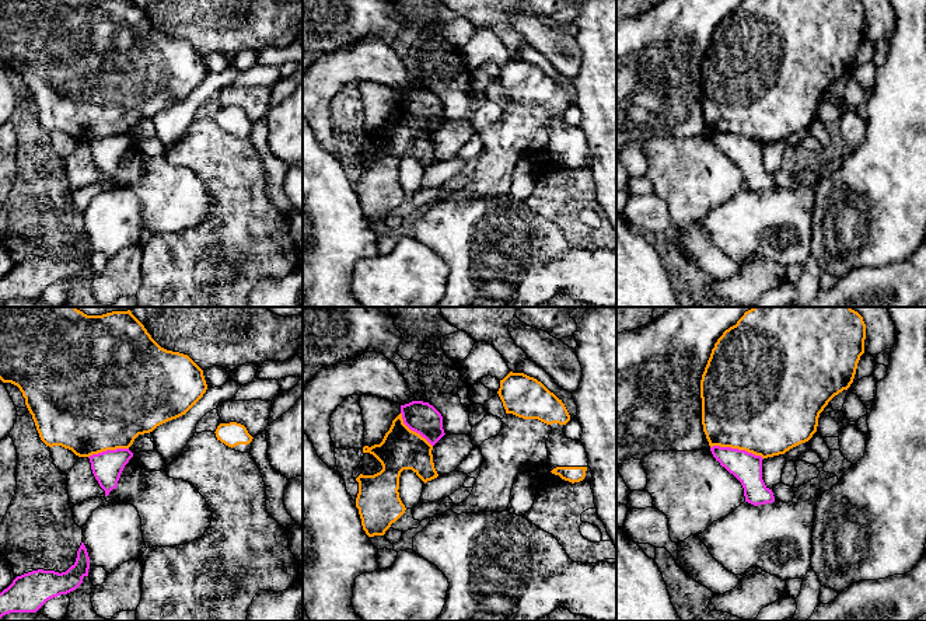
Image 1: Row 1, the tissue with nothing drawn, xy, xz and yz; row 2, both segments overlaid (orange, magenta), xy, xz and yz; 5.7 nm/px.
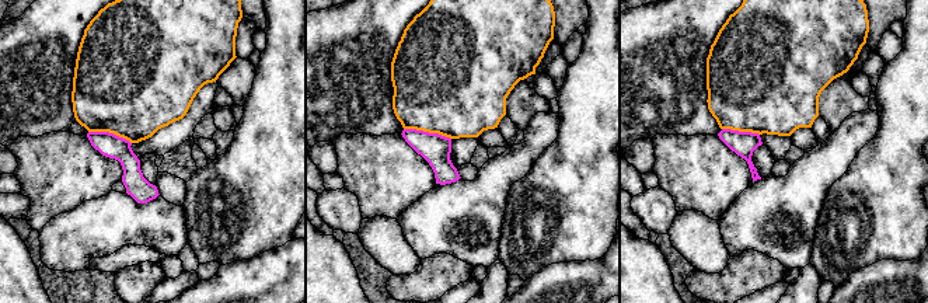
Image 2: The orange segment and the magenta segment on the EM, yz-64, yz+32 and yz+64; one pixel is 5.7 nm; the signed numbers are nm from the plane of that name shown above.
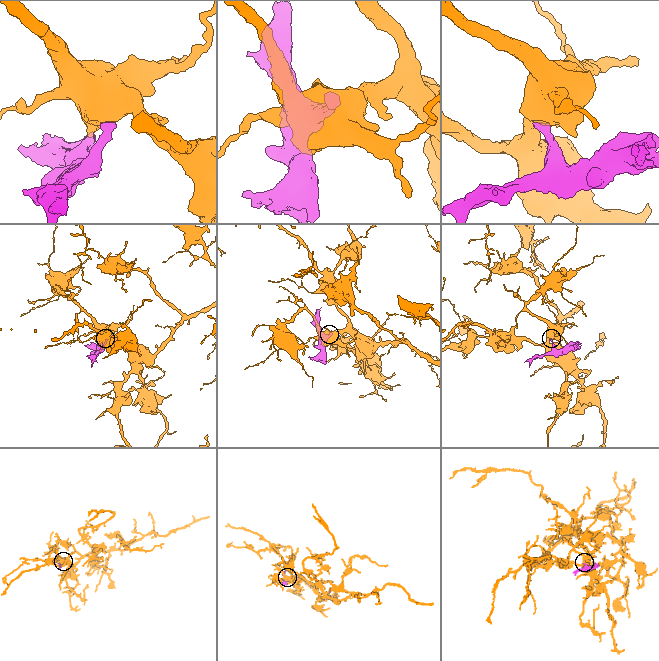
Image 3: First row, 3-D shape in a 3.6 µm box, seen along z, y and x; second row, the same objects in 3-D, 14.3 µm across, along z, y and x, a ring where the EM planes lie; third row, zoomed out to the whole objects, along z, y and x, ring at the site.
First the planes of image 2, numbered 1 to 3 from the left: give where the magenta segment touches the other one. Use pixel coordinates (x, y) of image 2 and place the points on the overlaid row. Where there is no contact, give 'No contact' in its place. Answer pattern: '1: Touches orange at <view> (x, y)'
1: Touches orange at yz-64 (110, 132)
2: Touches orange at yz+32 (428, 131)
3: Touches orange at yz+64 (740, 131)

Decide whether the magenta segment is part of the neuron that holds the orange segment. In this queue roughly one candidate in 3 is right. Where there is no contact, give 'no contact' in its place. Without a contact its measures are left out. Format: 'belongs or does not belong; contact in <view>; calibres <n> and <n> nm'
does not belong; contact in yz; calibres 500 and 170 nm

